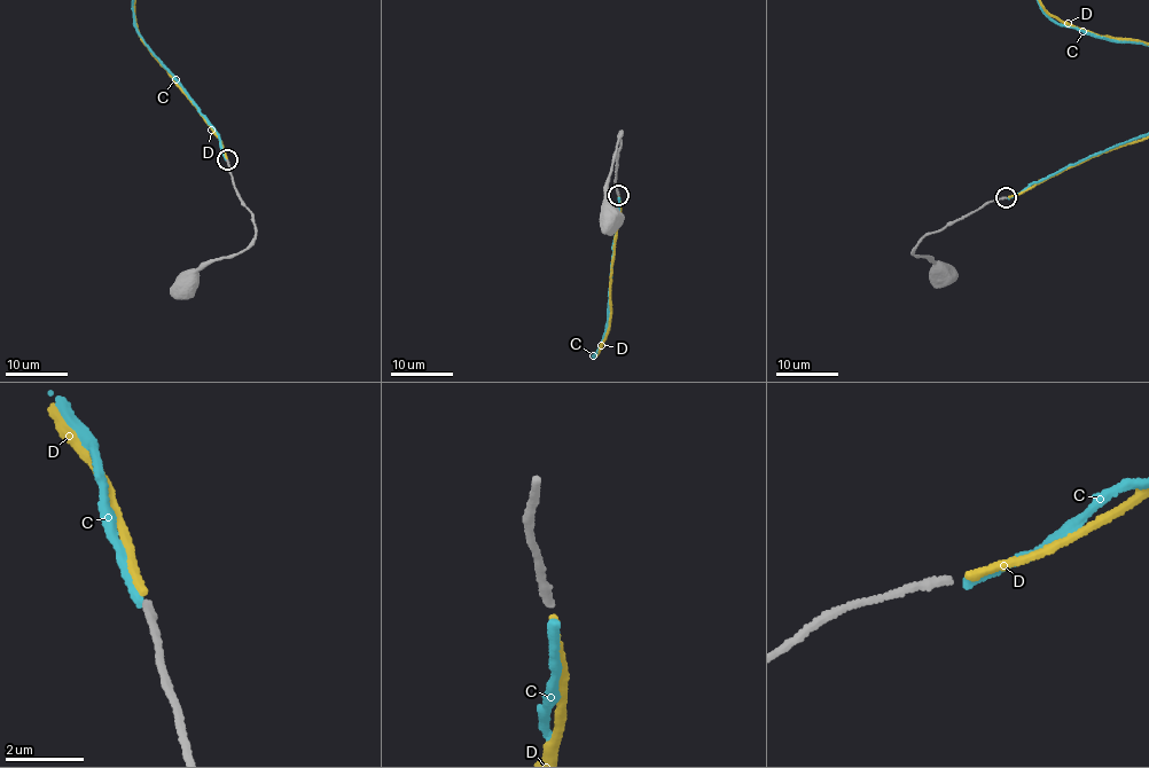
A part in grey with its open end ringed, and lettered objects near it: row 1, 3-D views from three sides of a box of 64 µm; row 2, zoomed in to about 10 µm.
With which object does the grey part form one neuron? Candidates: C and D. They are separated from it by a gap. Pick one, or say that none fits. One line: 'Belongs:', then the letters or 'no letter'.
Belongs: D

